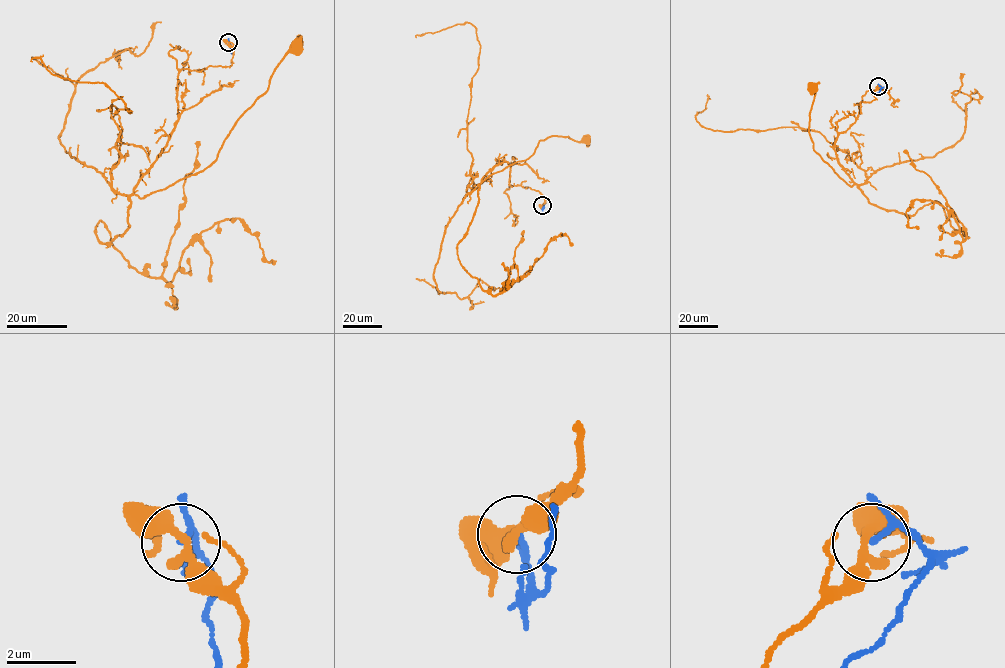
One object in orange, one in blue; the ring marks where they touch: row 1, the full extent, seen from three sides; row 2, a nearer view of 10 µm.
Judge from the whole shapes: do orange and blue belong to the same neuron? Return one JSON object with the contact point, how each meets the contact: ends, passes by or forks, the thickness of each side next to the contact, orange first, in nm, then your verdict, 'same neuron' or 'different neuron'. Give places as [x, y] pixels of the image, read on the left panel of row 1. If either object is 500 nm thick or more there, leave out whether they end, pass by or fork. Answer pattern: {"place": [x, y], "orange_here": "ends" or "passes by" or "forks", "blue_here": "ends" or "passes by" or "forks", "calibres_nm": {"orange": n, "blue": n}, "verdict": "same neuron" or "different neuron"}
{"place": [228, 42], "orange_here": "passes by", "blue_here": "passes by", "calibres_nm": {"orange": 340, "blue": 130}, "verdict": "different neuron"}

